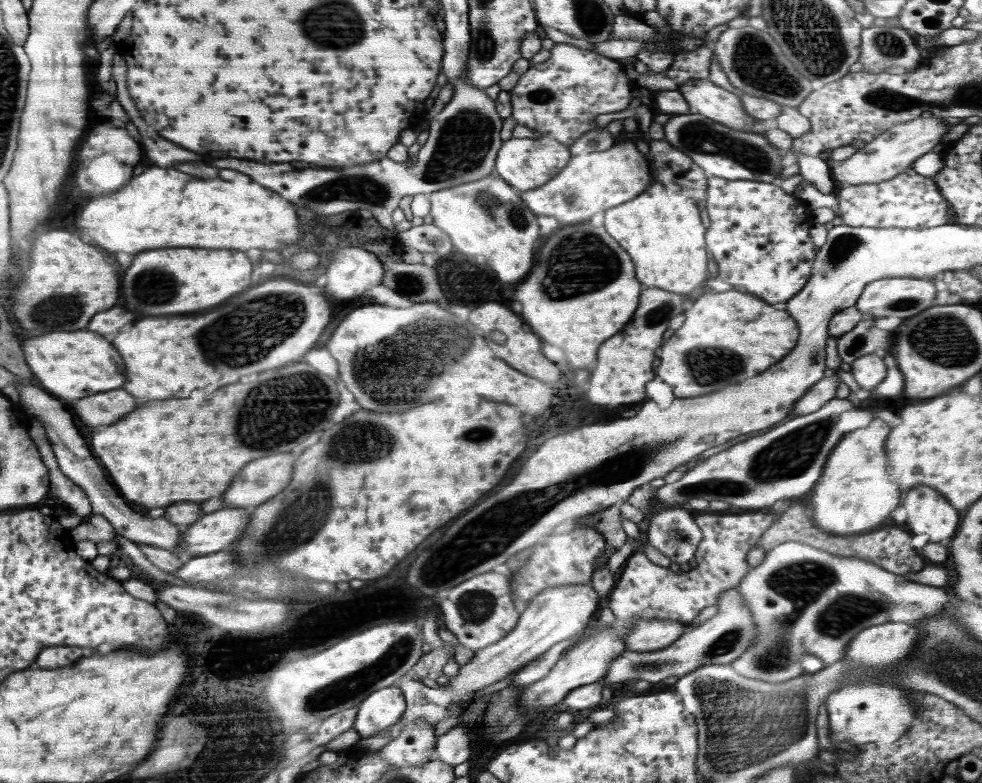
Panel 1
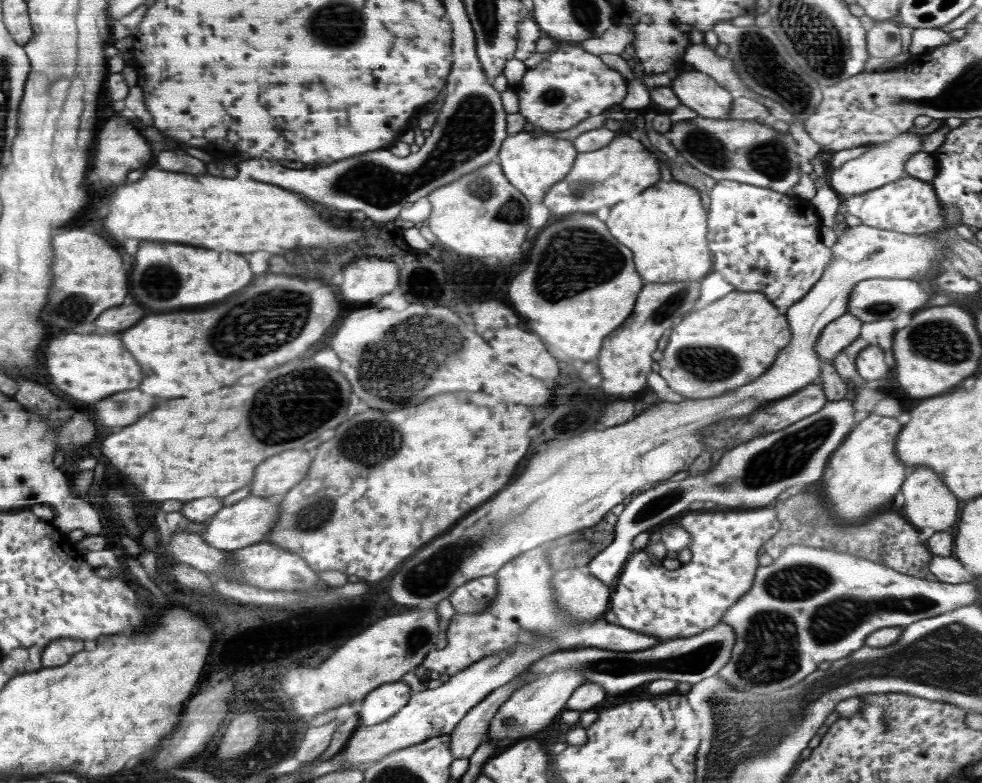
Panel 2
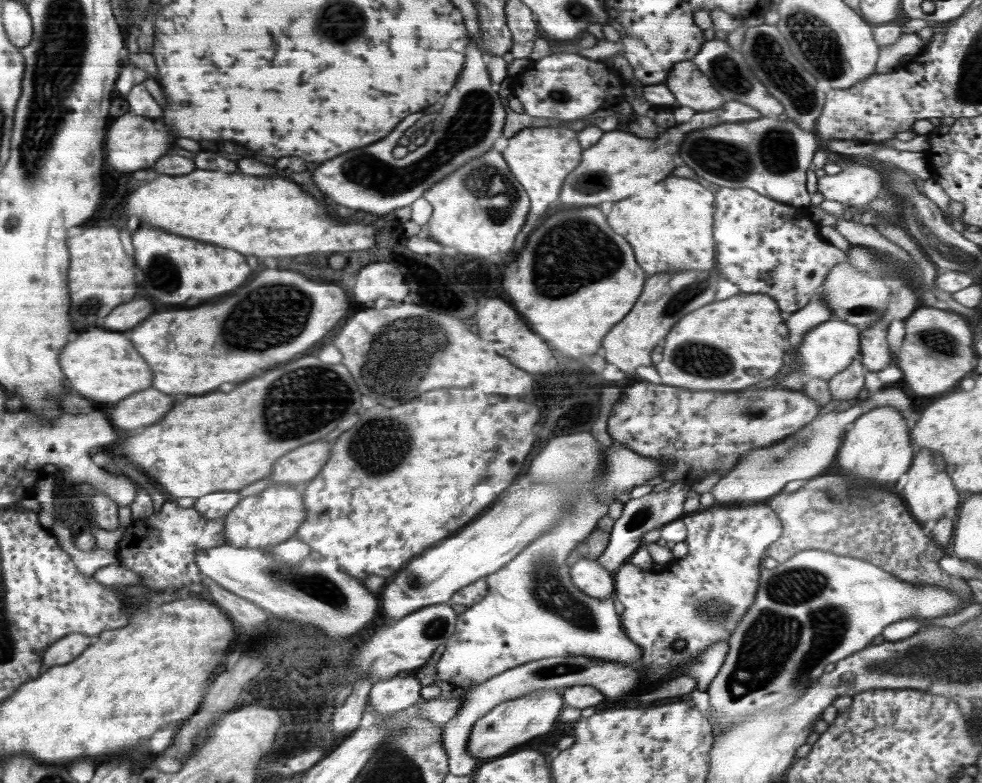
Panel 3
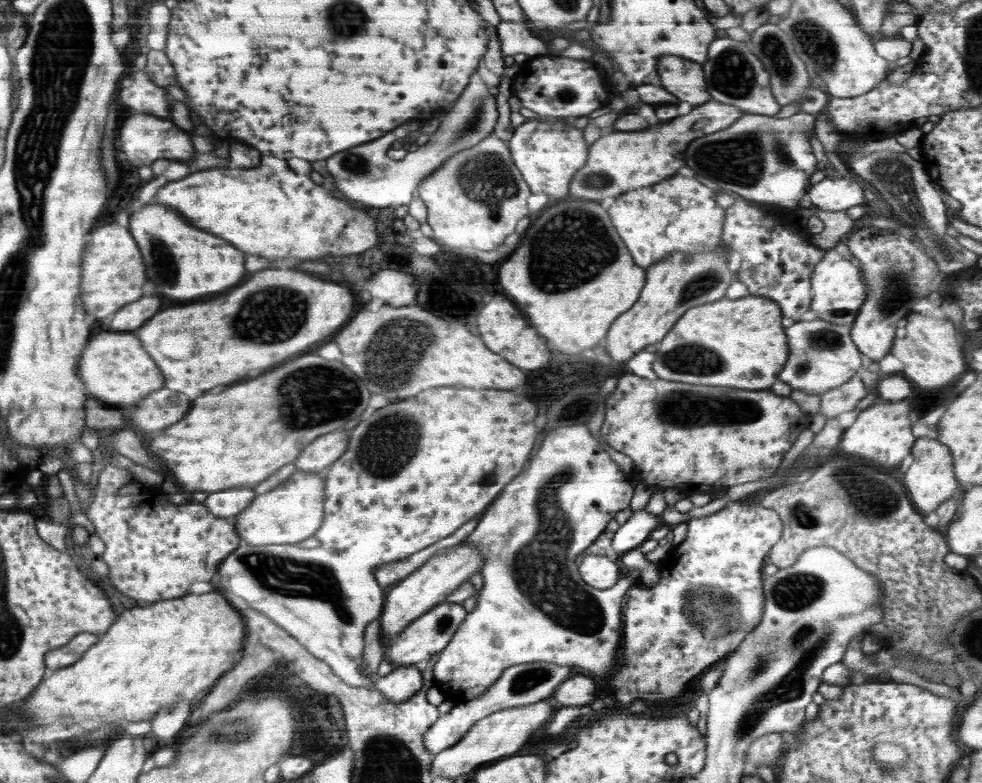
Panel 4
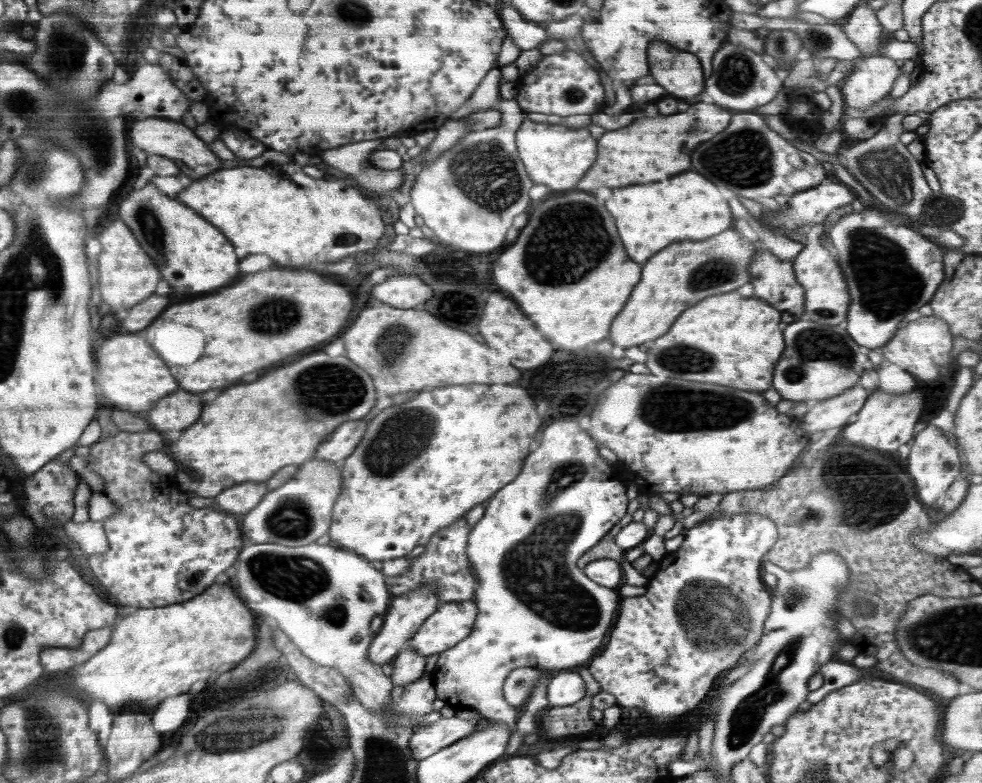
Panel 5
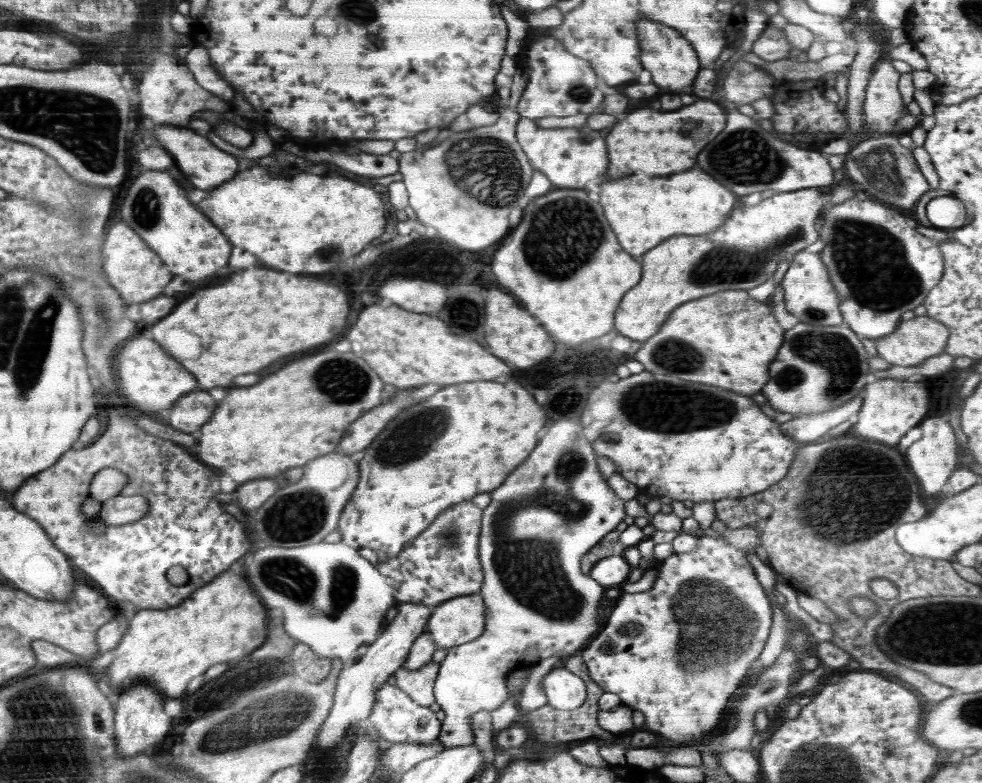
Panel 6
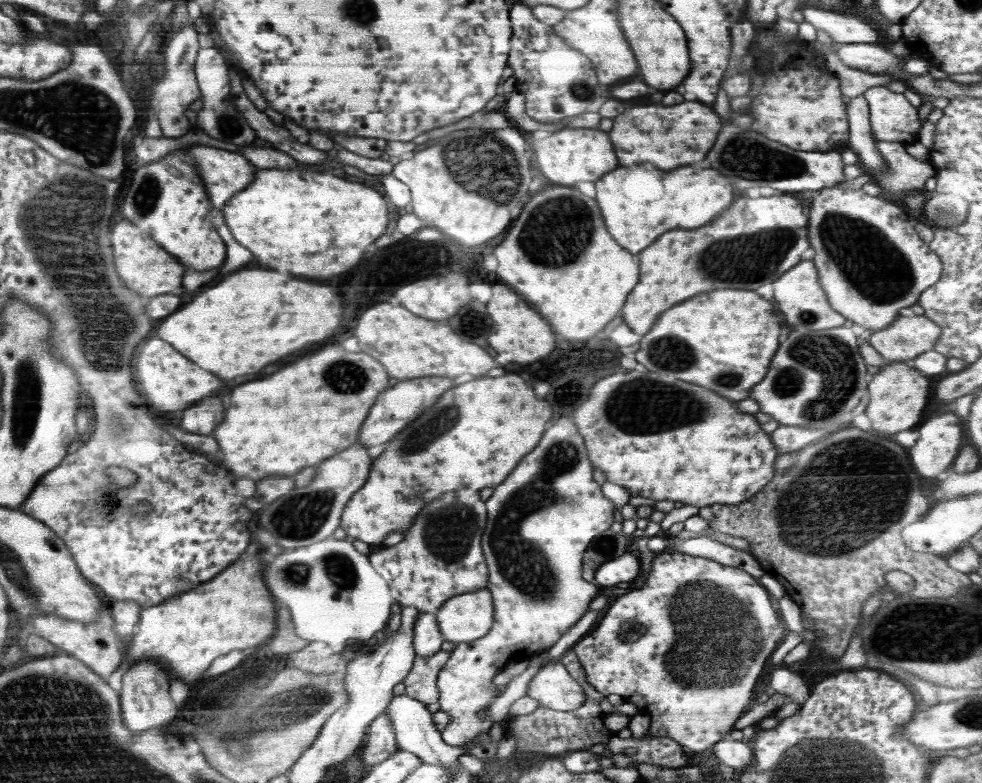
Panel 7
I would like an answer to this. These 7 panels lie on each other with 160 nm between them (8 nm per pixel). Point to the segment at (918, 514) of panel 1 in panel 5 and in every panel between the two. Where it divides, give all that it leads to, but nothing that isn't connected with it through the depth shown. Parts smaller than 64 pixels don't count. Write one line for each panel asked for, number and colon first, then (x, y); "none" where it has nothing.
2: (928, 503)
3: (931, 495)
4: (930, 479)
5: (933, 463)

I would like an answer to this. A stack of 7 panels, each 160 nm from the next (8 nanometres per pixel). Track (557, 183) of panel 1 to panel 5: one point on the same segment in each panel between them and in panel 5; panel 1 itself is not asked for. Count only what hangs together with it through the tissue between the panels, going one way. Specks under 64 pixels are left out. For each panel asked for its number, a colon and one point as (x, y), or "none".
2: (621, 170)
3: (619, 164)
4: (634, 159)
5: (628, 156)

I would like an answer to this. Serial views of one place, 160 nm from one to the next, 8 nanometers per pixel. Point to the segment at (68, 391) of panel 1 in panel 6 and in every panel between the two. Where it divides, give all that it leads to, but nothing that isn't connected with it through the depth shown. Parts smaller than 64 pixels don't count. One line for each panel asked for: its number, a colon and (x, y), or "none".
2: (89, 367)
3: (102, 365)
4: (116, 369)
5: (131, 375)
6: (147, 377)

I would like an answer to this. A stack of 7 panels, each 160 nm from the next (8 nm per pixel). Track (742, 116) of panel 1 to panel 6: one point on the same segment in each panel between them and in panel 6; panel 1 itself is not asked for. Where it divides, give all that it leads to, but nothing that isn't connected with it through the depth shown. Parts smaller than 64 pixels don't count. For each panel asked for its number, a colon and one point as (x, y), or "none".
2: (696, 90)
3: (692, 89)
4: (683, 77)
5: (679, 72)
6: (671, 58)

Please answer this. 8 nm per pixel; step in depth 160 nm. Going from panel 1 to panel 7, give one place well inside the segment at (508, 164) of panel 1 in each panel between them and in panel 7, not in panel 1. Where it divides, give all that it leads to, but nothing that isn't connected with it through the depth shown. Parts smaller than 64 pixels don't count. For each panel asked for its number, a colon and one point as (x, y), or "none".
2: (533, 164)
3: (541, 158)
4: (548, 155)
5: (558, 156)
6: (570, 157)
7: (572, 155)

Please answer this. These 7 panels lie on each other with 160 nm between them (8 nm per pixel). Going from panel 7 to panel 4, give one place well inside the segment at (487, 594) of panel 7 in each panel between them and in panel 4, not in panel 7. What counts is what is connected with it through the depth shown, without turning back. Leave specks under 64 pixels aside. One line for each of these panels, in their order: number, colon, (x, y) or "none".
4: (430, 633)
5: (452, 622)
6: (459, 620)

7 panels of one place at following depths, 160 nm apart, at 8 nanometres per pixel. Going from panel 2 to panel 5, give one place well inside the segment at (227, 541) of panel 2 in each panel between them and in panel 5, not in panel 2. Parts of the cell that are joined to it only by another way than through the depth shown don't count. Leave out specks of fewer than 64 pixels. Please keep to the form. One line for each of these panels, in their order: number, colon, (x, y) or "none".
3: (264, 520)
4: (292, 512)
5: (299, 512)

